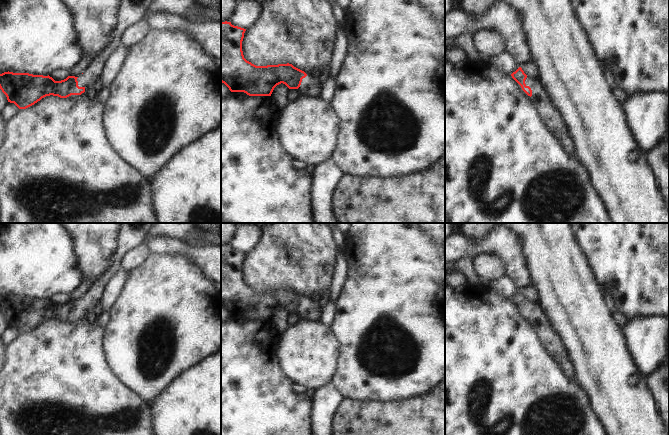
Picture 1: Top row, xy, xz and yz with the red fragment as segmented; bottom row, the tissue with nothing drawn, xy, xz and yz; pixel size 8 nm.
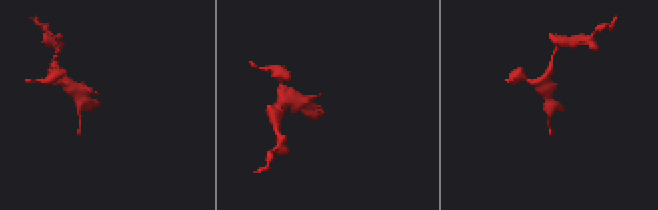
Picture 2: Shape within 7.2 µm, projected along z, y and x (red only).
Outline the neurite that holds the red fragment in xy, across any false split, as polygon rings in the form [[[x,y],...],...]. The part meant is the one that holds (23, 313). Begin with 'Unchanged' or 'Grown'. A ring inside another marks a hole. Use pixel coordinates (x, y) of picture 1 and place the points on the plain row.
Grown. [[[114,262],[78,301],[68,300],[64,304],[55,305],[49,299],[8,295],[0,298],[0,313],[6,319],[8,326],[14,327],[19,333],[26,333],[50,319],[67,322],[84,316],[91,317],[100,301],[104,287],[119,269],[120,264]]]

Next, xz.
Grown. [[[221,246],[221,306],[231,316],[271,320],[274,312],[283,307],[297,313],[299,320],[320,320],[319,303],[292,288],[256,290],[247,285],[242,275],[245,255],[231,246]]]

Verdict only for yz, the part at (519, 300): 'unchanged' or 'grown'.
grown

